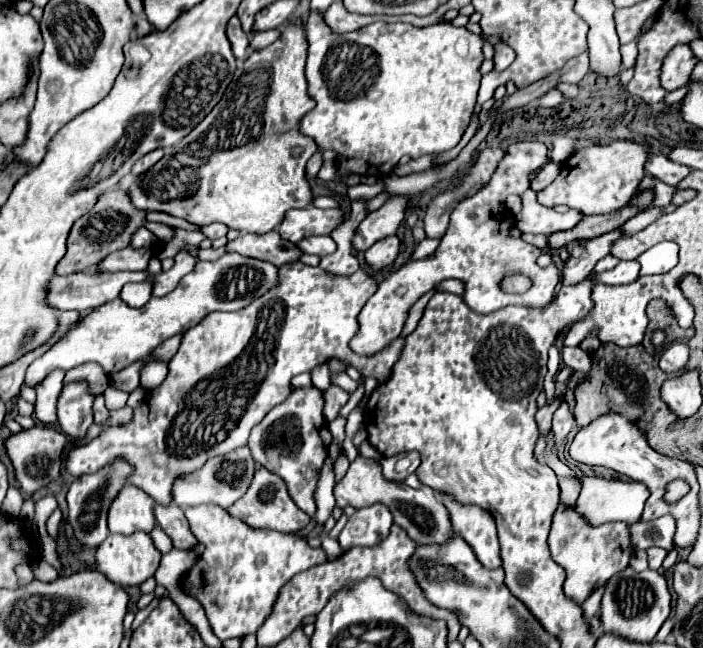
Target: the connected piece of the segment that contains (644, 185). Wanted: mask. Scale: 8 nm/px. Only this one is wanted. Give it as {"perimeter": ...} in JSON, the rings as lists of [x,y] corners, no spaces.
{"perimeter":[[[645,176],[643,182],[641,182],[641,186],[639,186],[639,190],[647,190],[647,188],[655,190],[655,200],[653,200],[651,208],[653,208],[653,206],[665,208],[665,206],[671,202],[671,196],[679,190],[677,186],[669,186],[669,184],[665,184],[665,182],[661,182],[661,180],[653,178],[653,176]]]}

